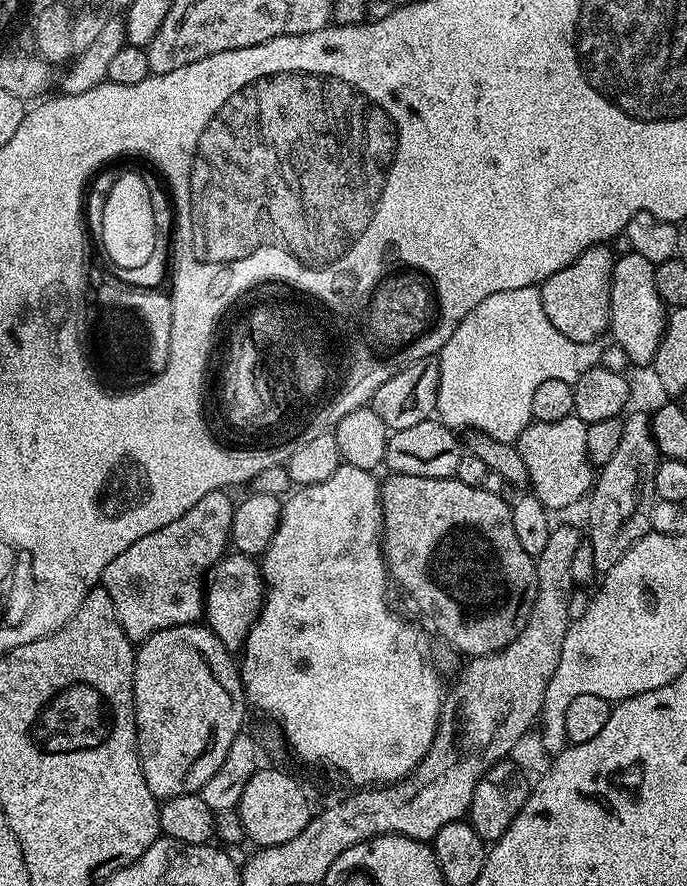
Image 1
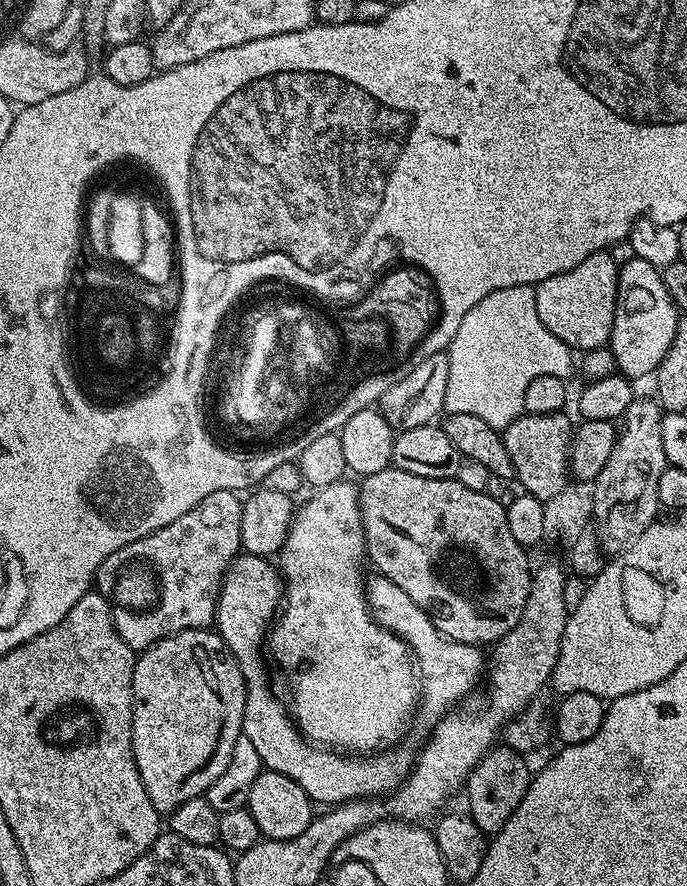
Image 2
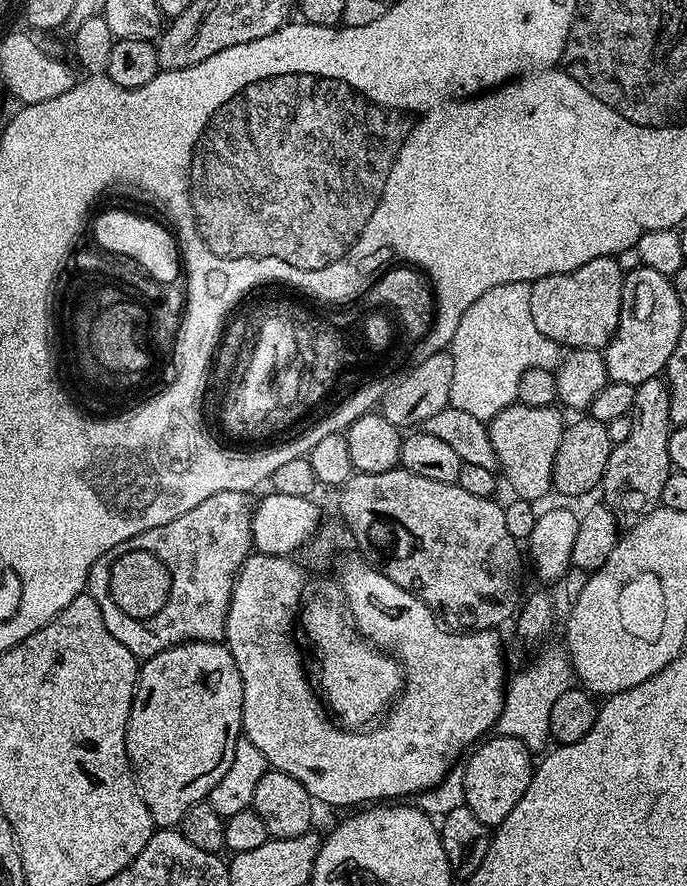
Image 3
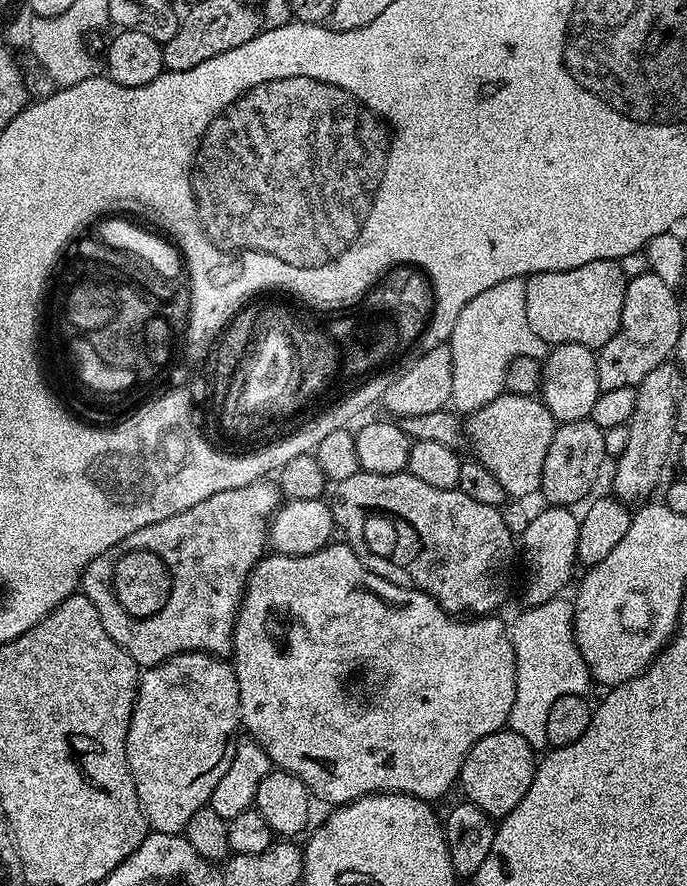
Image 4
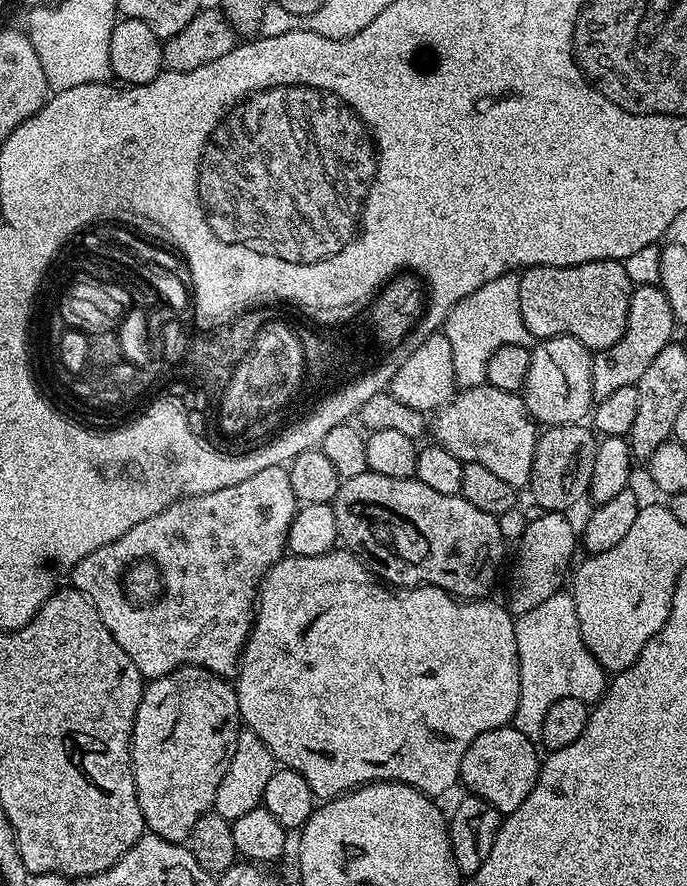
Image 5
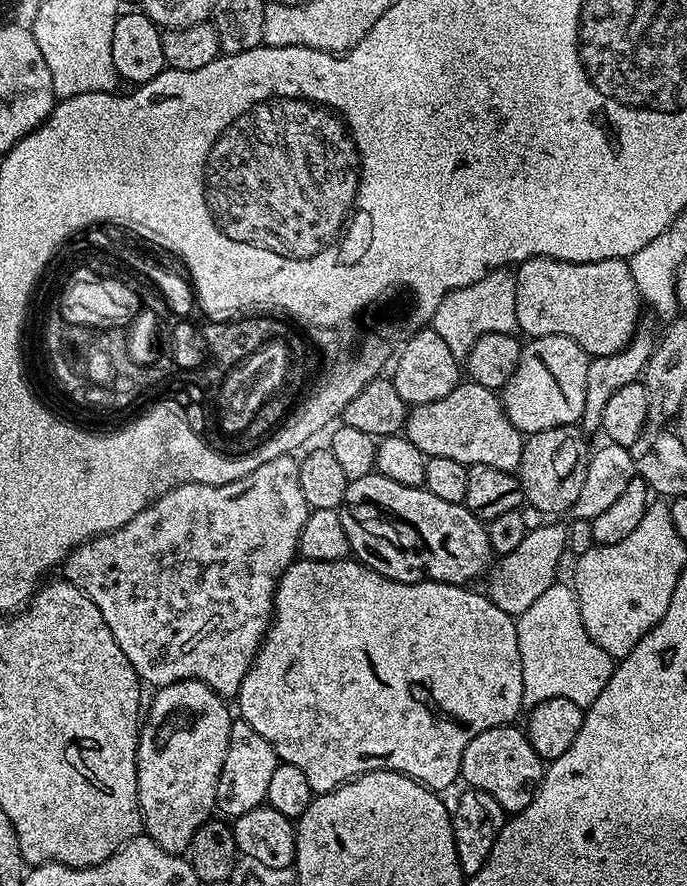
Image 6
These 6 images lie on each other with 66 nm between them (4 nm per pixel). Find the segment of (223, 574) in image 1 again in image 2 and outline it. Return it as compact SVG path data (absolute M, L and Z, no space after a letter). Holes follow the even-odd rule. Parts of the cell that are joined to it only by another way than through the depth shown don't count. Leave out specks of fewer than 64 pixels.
M237 555L224 574L224 582L220 585L220 599L216 602L215 627L226 642L226 646L234 654L238 666L242 670L244 684L248 688L246 706L244 707L244 727L242 734L250 738L250 742L258 750L261 765L269 772L286 774L317 805L335 806L345 804L347 800L363 800L366 796L382 796L399 788L400 784L408 777L414 767L414 756L400 750L384 750L379 754L345 754L340 750L321 750L317 745L309 742L304 733L296 727L289 709L280 705L280 700L268 689L268 672L264 669L265 657L262 649L266 644L266 637L278 615L284 599L284 581L279 567L271 559L262 556Z

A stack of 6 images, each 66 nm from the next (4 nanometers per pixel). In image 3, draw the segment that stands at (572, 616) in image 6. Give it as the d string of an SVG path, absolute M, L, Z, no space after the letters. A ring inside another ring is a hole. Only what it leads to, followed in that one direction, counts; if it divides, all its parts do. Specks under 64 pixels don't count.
M552 648L544 651L528 667L522 669L505 687L503 713L496 721L495 731L506 737L518 738L529 748L529 751L538 752L547 743L549 734L548 715L554 706L555 699L573 687L572 664L567 653L563 650Z

